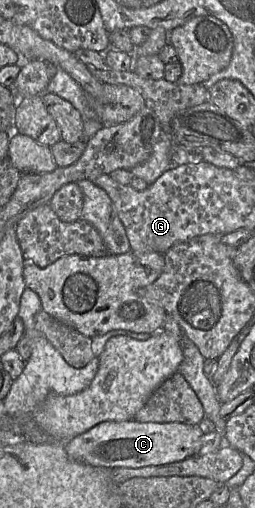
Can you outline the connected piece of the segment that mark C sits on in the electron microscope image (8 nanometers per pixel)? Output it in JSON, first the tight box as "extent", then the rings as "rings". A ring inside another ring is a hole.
{"extent":[65,421,202,468],"rings":[[[104,421],[72,438],[65,450],[71,459],[95,467],[138,468],[169,464],[198,454],[202,435],[197,425],[179,422]]]}

